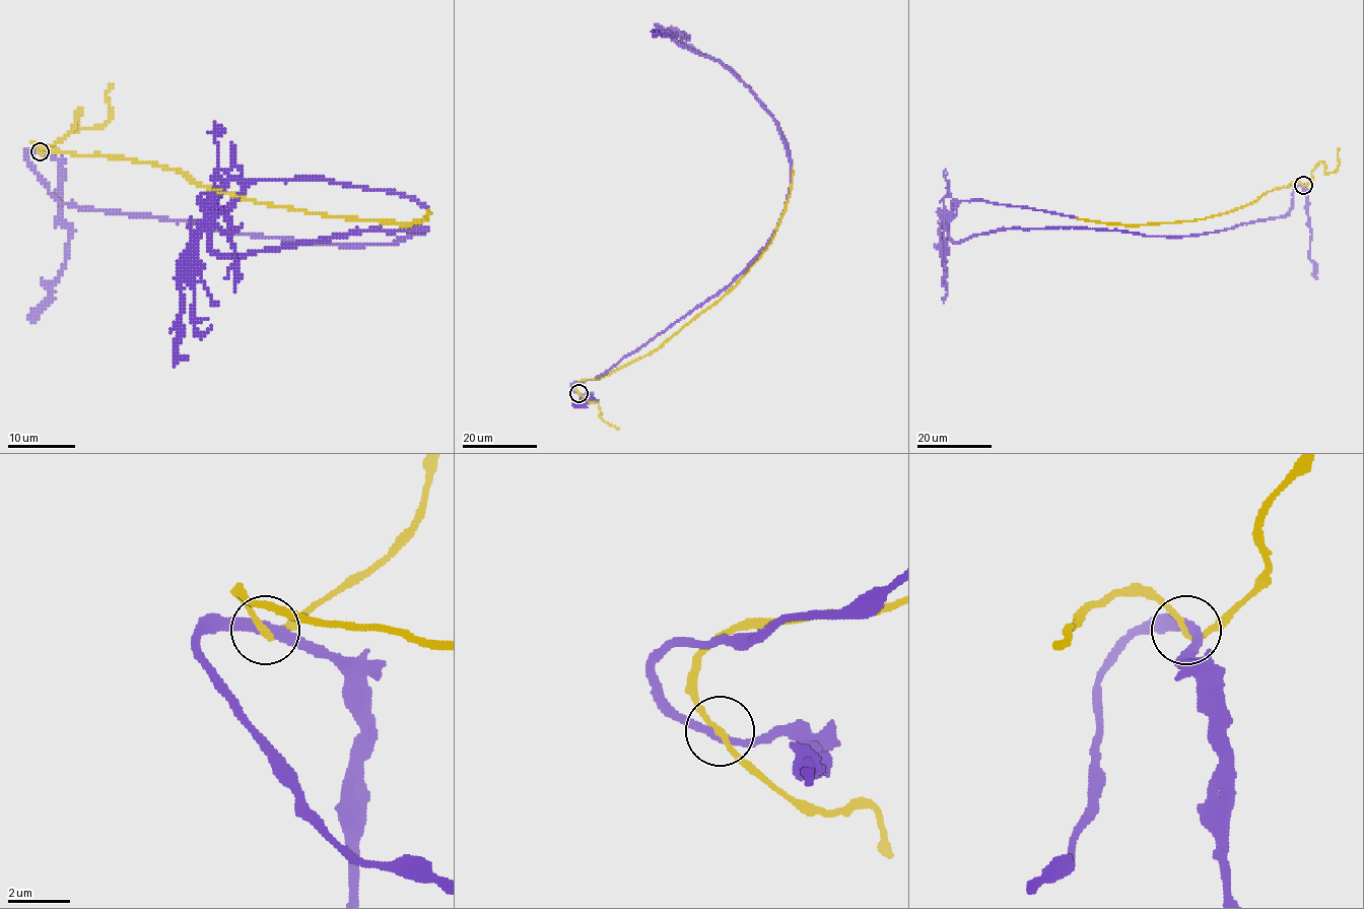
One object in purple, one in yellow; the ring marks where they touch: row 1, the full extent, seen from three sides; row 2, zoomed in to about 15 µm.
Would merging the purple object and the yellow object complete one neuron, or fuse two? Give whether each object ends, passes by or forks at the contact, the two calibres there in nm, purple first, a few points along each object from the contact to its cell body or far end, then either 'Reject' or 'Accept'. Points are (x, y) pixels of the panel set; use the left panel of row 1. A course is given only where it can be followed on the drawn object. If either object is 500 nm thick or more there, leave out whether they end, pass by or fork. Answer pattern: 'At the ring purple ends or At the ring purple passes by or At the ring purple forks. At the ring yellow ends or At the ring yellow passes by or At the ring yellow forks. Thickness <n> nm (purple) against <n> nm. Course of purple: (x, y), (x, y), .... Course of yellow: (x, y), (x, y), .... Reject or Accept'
At the ring purple passes by. At the ring yellow passes by. Thickness 320 nm (purple) against 190 nm. Course of purple: (41, 151), (25, 156), (79, 207), (315, 243), (425, 230), (218, 255), (210, 222), (249, 182), (428, 212). Course of yellow: (41, 151), (36, 143), (147, 161), (178, 170), (210, 189), (327, 215), (398, 224), (422, 220), (428, 210). Accept

